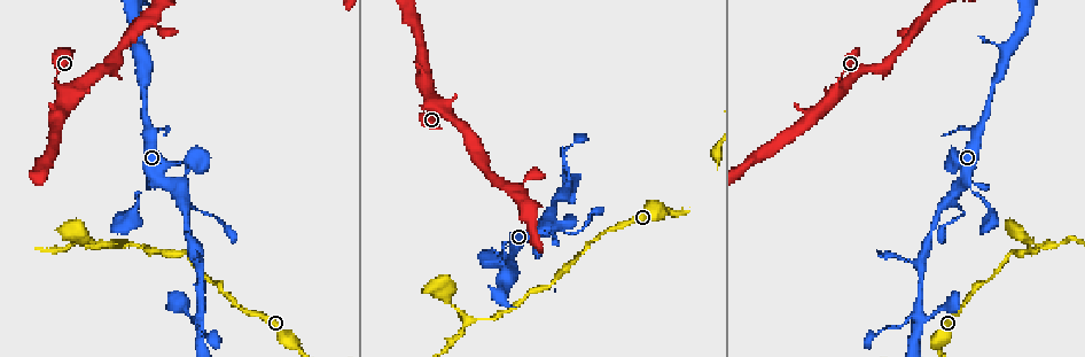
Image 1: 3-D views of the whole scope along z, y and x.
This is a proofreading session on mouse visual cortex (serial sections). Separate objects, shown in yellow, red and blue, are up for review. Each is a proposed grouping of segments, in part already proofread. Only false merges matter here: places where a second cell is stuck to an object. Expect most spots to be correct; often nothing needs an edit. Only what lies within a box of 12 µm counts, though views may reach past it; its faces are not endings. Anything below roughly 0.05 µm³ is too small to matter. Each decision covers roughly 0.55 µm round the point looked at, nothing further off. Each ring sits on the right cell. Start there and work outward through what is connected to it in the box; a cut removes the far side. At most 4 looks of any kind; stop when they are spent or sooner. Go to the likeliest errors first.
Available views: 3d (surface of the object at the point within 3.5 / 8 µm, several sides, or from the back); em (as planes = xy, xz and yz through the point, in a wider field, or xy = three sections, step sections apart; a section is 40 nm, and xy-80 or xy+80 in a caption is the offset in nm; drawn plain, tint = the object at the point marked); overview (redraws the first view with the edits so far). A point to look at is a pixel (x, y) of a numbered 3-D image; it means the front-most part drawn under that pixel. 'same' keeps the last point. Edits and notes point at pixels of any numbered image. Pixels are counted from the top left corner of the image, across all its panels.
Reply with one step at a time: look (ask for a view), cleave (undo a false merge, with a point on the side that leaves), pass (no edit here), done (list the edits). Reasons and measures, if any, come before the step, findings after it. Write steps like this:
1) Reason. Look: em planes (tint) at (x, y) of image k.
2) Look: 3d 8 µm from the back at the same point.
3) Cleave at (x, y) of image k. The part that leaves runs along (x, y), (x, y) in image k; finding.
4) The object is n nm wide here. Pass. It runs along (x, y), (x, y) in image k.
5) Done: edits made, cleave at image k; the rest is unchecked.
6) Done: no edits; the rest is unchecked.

Look: em planes (tint) at (952, 195) of image 1.

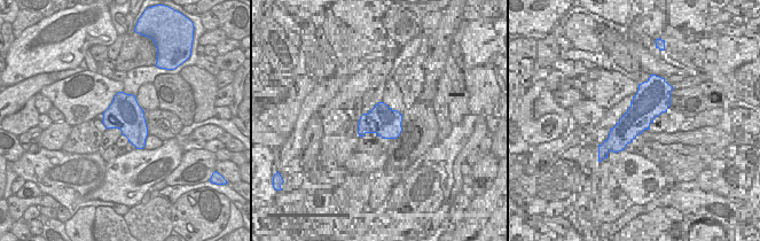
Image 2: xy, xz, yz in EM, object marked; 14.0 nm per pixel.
Look: 3d 3.5 µm from the back at the same point.

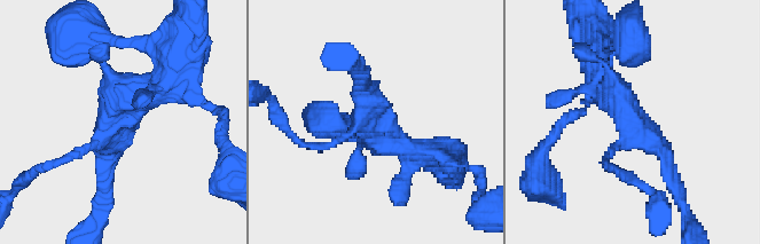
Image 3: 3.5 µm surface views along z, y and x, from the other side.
Pass. One cell here.

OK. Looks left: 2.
Four or more arms meet. Look: 3d 3.5 µm at (199, 309) of image 1.

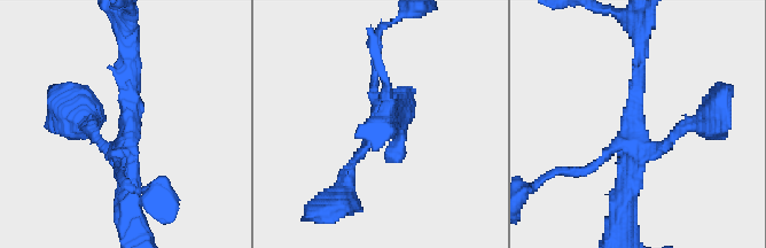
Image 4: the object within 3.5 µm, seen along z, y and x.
4 arms meet here; the arms are 150, 150, 250, 300 nm wide; need the tissue. Look: em xy step 2 (tint) at (127, 134) of image 4.

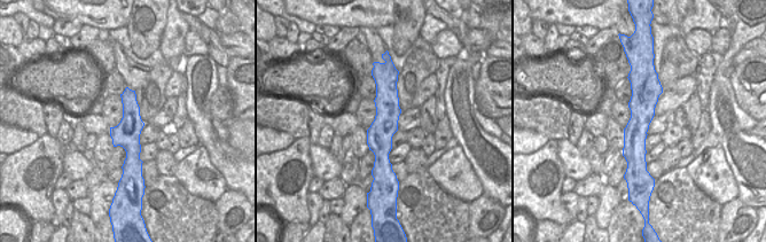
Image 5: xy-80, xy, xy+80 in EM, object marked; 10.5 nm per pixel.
Pass. It runs along (377, 73), (390, 172) in image 5; all the same cell.

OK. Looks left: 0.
Done: no edits; the rest is unchecked.

